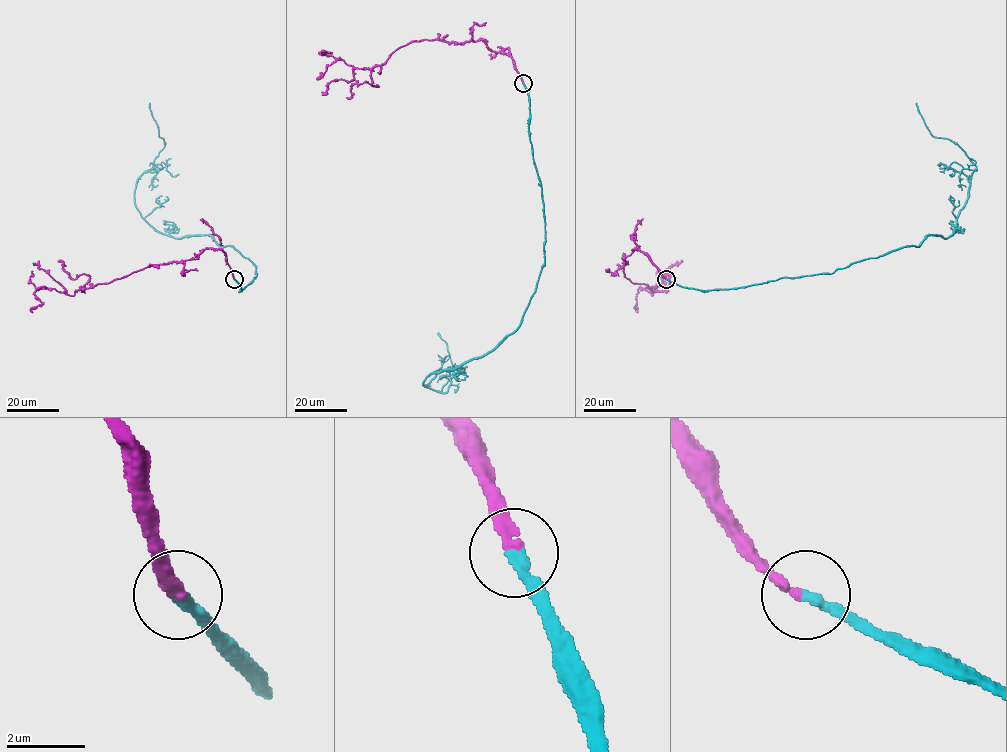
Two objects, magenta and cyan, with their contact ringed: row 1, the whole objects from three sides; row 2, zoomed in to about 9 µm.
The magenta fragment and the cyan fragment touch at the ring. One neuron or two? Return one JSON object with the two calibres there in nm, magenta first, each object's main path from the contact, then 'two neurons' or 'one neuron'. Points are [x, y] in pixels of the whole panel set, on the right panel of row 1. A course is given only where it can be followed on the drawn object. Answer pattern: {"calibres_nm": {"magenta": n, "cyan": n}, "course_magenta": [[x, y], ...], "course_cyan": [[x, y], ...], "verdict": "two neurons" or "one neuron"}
{"calibres_nm": {"magenta": 320, "cyan": 280}, "course_magenta": [[666, 279], [640, 250], [623, 259], [624, 275], [653, 292], [640, 286], [638, 312]], "course_cyan": [[666, 279], [701, 290], [746, 287], [832, 273], [928, 235], [949, 236], [976, 165], [932, 135], [915, 102]], "verdict": "one neuron"}

